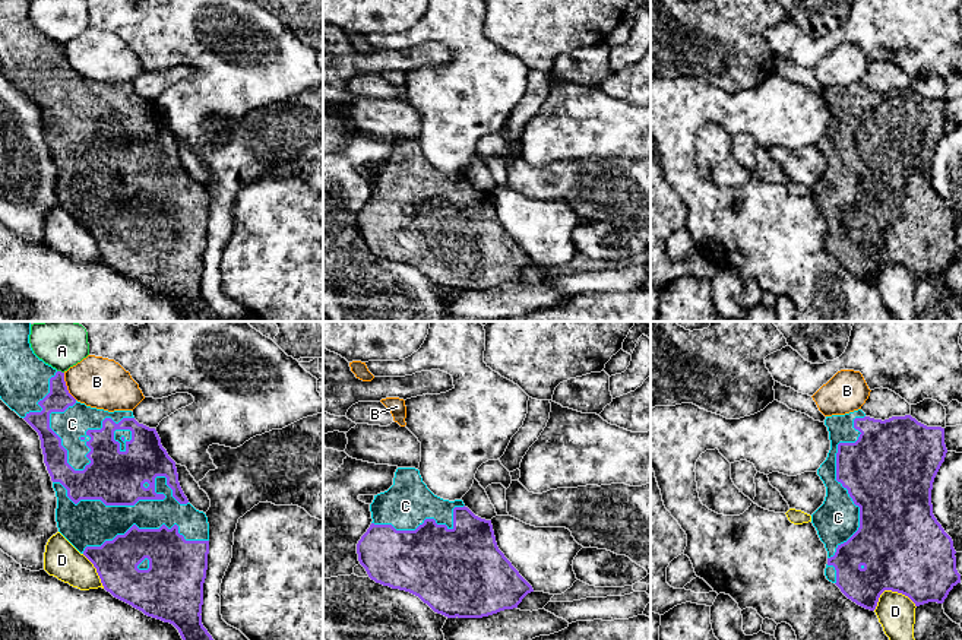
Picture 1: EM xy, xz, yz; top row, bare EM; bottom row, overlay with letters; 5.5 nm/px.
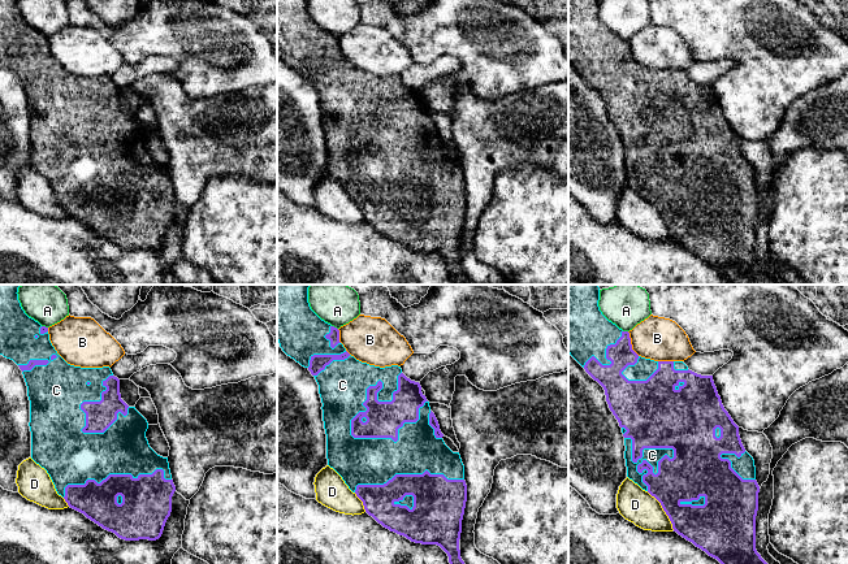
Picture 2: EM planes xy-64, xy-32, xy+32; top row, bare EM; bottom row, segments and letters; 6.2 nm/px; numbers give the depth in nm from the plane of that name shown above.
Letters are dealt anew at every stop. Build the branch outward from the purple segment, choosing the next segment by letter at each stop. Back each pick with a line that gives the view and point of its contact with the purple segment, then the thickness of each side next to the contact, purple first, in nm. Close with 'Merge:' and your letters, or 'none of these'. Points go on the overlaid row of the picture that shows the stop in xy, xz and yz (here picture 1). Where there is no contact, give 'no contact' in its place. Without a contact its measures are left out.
C: meets purple in xy at (91, 450); 300 nm thick on the purple side, 170 nm on the other
Merge: C

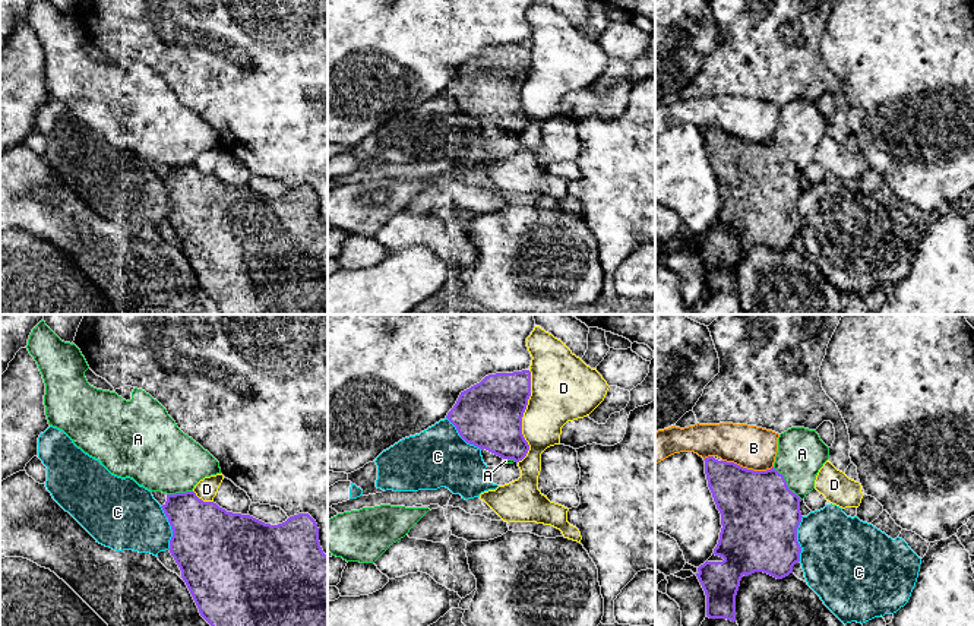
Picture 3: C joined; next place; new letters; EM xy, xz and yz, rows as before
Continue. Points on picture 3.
Merge: none of these

